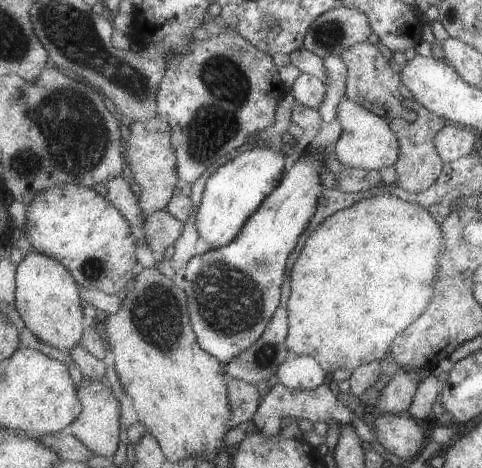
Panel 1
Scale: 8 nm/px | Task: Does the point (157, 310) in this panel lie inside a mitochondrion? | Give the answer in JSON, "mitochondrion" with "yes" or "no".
{"mitochondrion":"yes"}

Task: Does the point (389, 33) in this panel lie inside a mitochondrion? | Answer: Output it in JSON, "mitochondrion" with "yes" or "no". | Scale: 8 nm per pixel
{"mitochondrion":"no"}

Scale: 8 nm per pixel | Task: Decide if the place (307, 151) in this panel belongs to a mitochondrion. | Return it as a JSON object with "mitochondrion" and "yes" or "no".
{"mitochondrion":"no"}

